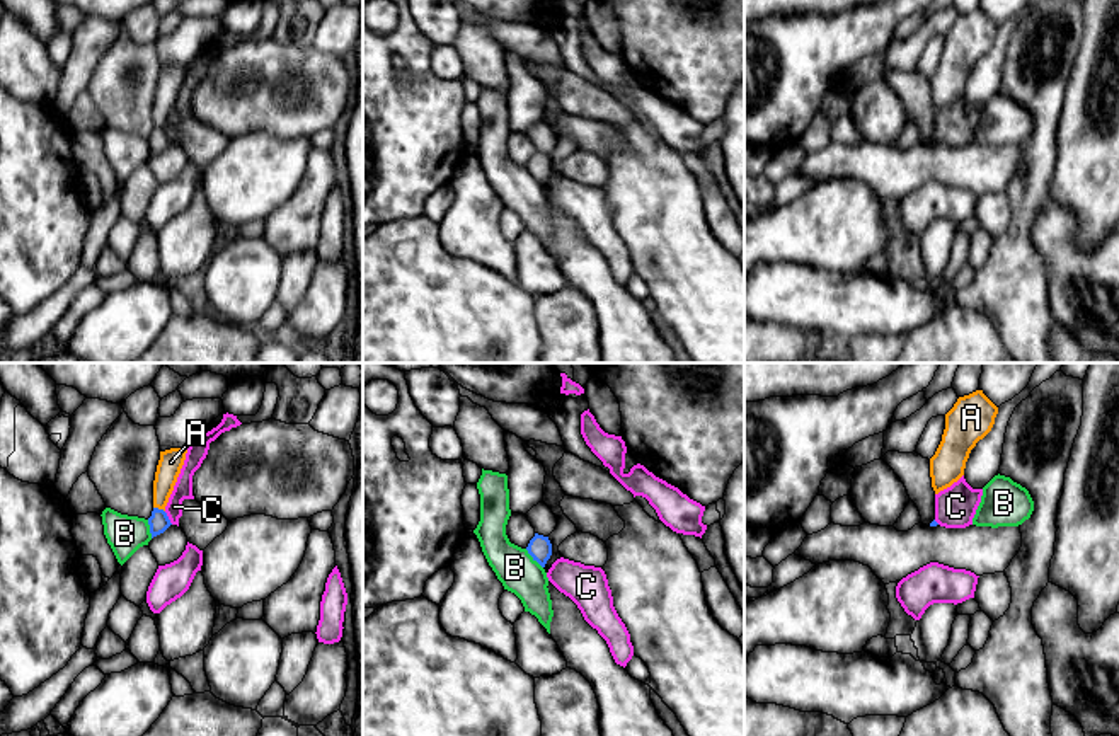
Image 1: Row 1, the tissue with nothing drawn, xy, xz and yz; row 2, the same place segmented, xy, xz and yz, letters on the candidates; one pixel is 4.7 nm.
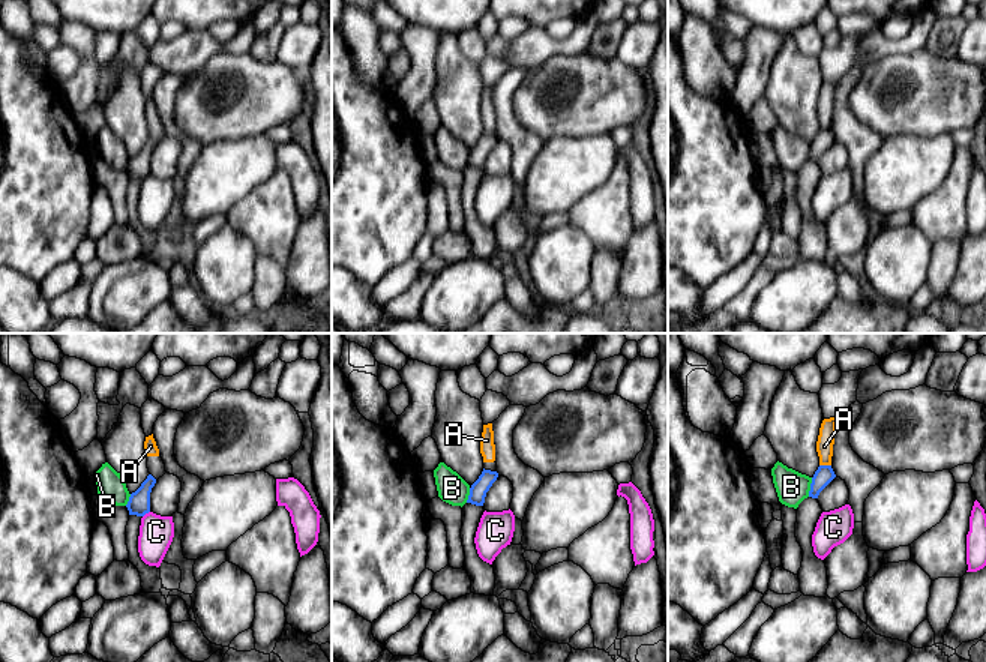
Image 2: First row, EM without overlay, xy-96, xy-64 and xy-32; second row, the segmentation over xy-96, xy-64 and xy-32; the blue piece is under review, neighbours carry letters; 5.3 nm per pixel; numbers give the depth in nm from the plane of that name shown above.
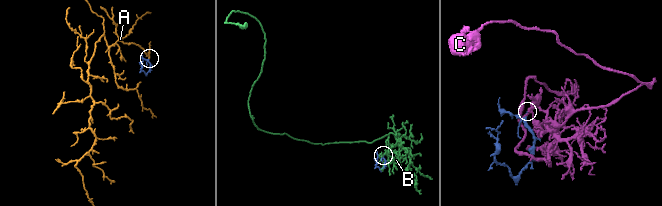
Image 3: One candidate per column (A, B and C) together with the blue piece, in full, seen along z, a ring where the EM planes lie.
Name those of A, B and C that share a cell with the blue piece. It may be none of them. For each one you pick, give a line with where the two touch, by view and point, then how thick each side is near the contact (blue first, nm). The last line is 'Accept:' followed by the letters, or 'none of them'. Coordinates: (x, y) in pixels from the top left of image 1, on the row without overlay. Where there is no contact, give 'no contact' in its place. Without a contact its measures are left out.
Accept: none of them

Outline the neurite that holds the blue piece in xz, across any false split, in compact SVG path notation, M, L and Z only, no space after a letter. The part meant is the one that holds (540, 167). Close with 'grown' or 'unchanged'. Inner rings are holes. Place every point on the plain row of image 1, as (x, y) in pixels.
M535 152L526 169L533 175L533 179L537 179L542 186L545 186L547 179L552 174L552 162L548 155Z | unchanged

